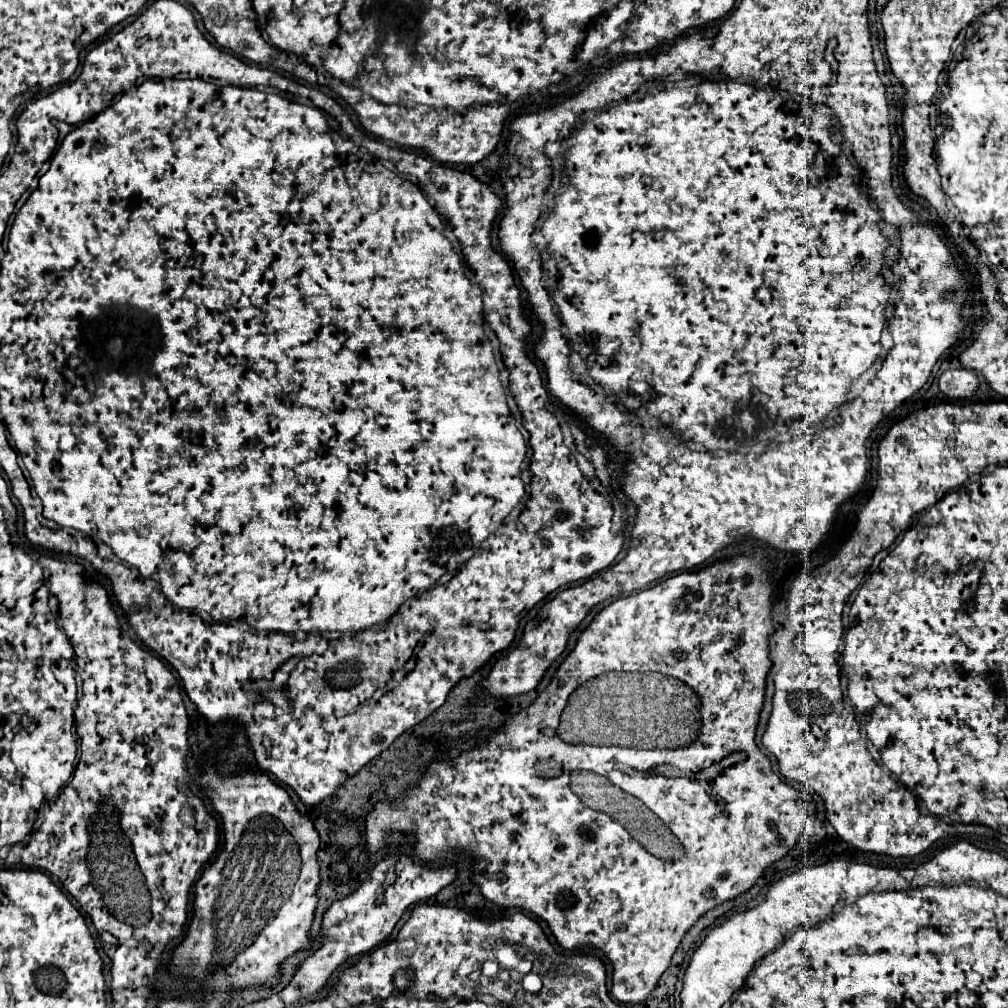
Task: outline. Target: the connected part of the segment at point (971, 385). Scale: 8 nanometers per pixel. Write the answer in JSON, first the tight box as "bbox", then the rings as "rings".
{"bbox":[938,368,980,400],"rings":[[[958,368],[958,370],[942,372],[938,384],[940,384],[940,392],[946,398],[950,398],[950,400],[970,400],[980,388],[980,378],[972,370]]]}

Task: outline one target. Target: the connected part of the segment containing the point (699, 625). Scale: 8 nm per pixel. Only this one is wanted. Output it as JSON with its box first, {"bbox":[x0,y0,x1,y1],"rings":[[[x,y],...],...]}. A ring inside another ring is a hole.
{"bbox":[366,552,812,1004],"rings":[[[762,552],[738,556],[700,572],[672,576],[648,590],[618,598],[606,606],[580,634],[574,650],[560,664],[546,692],[526,710],[510,718],[498,734],[492,734],[488,744],[462,752],[452,764],[432,764],[420,784],[408,790],[406,798],[394,806],[384,806],[384,802],[376,804],[366,818],[368,852],[384,848],[390,832],[412,832],[416,838],[416,854],[432,864],[450,852],[466,850],[476,862],[472,878],[486,900],[498,906],[518,906],[542,918],[562,948],[594,946],[602,950],[614,966],[612,998],[624,1004],[644,1002],[670,966],[672,954],[688,928],[714,906],[750,890],[766,866],[796,846],[808,818],[806,812],[812,808],[798,790],[784,784],[772,772],[768,756],[764,756],[754,742],[766,674],[772,666],[768,658],[772,586],[766,566],[768,560]],[[604,672],[660,672],[688,684],[700,698],[702,728],[696,740],[672,750],[596,746],[596,752],[578,752],[578,746],[564,744],[556,736],[556,730],[570,694],[582,682]],[[734,752],[742,752],[746,758],[730,766],[726,774],[716,774],[714,780],[708,780],[704,774],[686,774],[718,764]],[[546,758],[562,762],[564,774],[552,780],[540,778],[536,764]],[[664,766],[672,768],[670,774],[662,774]],[[574,770],[604,774],[612,784],[646,802],[680,840],[684,856],[678,860],[656,858],[630,838],[626,828],[608,814],[584,806],[570,790],[570,772]]]}

